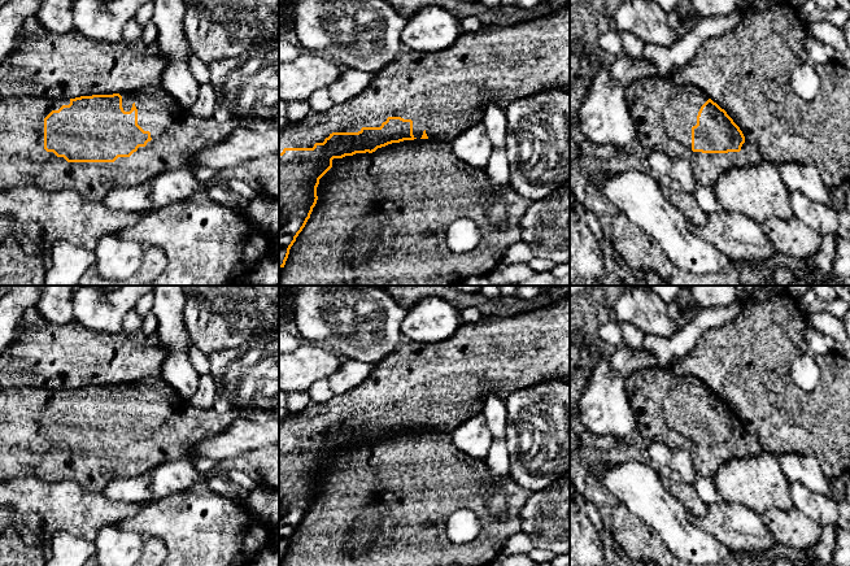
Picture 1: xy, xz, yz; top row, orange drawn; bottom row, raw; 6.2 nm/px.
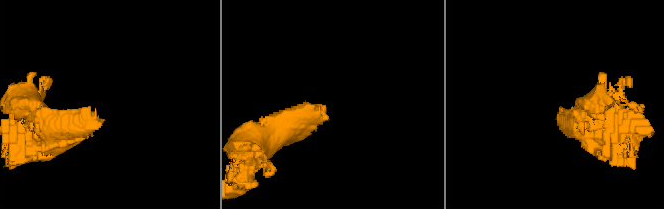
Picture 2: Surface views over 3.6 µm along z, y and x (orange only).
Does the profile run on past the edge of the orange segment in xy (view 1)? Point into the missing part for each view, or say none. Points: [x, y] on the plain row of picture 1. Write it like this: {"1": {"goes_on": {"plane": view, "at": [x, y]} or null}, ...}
{"1": {"goes_on": {"plane": "xy", "at": [177, 426]}}}

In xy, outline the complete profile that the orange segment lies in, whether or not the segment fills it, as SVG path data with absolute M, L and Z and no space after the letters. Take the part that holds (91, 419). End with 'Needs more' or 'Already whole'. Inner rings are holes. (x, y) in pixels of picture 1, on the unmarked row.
M161 376L122 386L92 386L75 389L49 389L35 387L0 388L0 482L30 475L47 483L73 482L80 484L88 491L101 492L113 479L138 476L167 461L188 460L191 449L197 443L219 435L237 417L240 417L240 413L234 410L218 413L214 408L195 408L189 401L182 400L175 389L173 389Z. Needs more

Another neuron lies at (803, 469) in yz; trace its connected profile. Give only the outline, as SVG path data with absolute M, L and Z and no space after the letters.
M784 452L776 457L790 483L801 483L812 492L833 498L832 483L814 456Z

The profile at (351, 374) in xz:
M346 360L340 369L328 378L334 395L341 395L359 386L375 369L362 361Z

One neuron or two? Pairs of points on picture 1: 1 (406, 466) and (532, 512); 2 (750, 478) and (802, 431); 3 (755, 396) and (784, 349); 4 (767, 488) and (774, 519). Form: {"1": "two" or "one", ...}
{"1": "two", "2": "two", "3": "one", "4": "two"}

